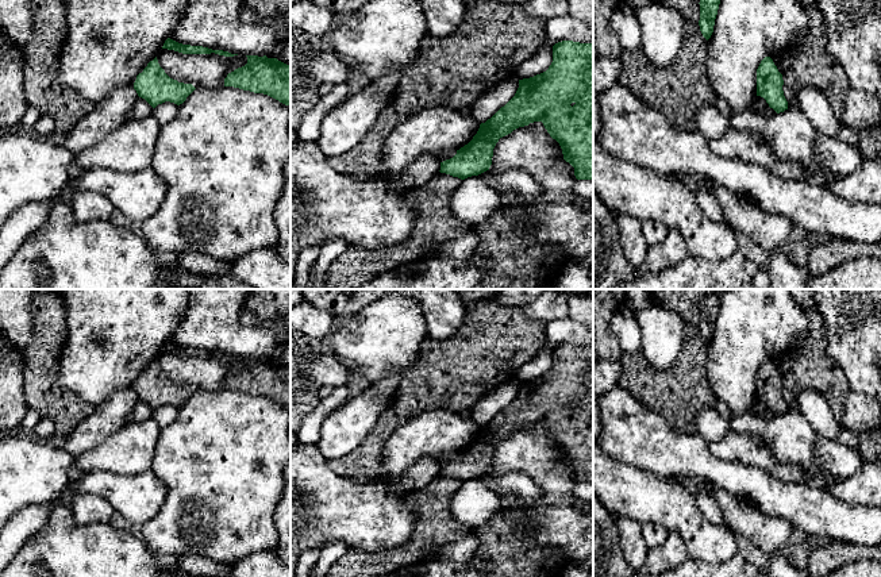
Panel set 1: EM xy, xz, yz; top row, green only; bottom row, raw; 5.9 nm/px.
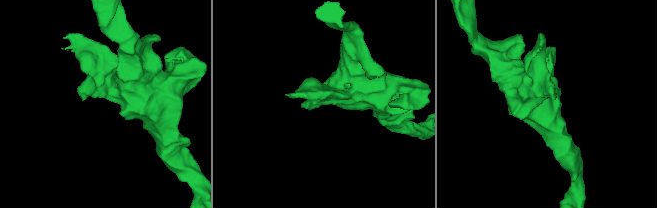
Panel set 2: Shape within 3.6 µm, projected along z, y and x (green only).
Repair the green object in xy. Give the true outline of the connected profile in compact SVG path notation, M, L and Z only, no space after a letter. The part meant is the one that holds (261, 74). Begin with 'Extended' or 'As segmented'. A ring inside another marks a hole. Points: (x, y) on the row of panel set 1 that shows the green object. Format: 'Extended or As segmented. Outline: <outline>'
As segmented. Outline: M246 55L247 64L228 73L224 86L268 95L291 107L291 66L266 55Z

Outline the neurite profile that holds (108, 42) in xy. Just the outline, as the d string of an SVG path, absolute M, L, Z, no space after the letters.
M65 0L68 32L58 81L97 104L119 88L134 88L136 76L162 50L184 18L188 0Z

